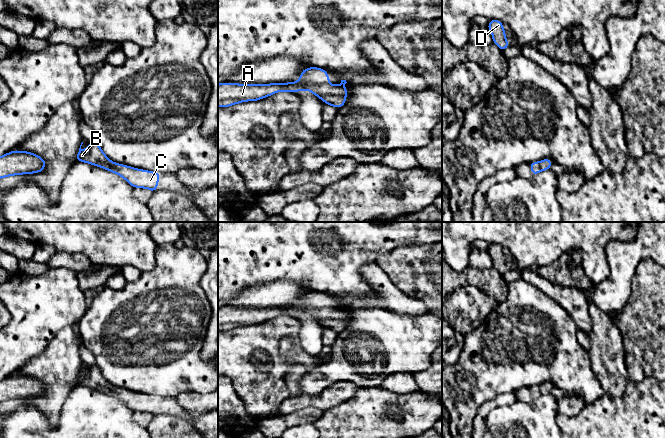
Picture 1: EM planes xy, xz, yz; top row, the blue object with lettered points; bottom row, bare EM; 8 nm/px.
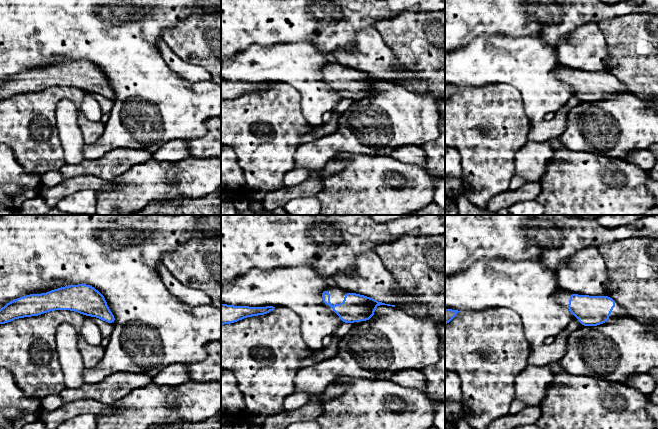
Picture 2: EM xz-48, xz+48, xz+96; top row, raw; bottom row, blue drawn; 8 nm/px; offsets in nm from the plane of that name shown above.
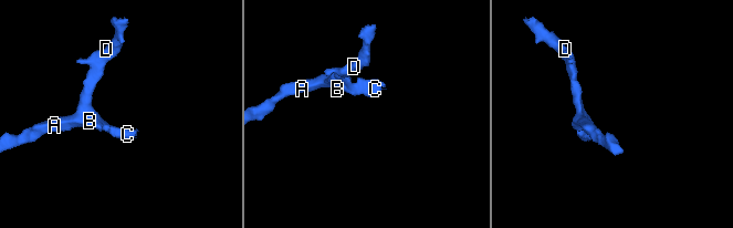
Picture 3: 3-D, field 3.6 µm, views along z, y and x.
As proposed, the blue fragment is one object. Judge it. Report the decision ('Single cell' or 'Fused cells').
Single cell

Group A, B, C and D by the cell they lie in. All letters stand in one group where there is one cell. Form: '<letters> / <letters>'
A B C D

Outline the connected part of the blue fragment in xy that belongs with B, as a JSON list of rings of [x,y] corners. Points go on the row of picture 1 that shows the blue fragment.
[[[83,142],[80,145],[76,162],[86,162],[116,173],[123,177],[133,188],[146,188],[152,192],[158,191],[157,185],[161,172],[151,172],[117,164],[107,158],[97,142],[88,142],[88,149],[85,151],[81,149],[82,144]]]

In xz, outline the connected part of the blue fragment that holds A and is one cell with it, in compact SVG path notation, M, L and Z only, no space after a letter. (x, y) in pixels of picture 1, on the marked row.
M313 67L301 72L298 82L273 83L273 84L218 84L218 107L229 107L245 101L257 101L279 91L295 93L300 90L309 90L323 102L333 107L340 108L346 103L348 90L343 86L346 80L341 80L340 85L331 86L326 70Z

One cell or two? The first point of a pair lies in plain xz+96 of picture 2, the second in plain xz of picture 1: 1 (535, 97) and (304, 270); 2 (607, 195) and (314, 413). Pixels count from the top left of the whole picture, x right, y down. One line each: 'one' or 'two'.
1: two
2: two

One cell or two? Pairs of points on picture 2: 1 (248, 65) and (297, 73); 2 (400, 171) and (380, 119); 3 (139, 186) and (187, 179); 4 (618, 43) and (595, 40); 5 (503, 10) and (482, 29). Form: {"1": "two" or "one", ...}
{"1": "one", "2": "two", "3": "one", "4": "two", "5": "one"}

